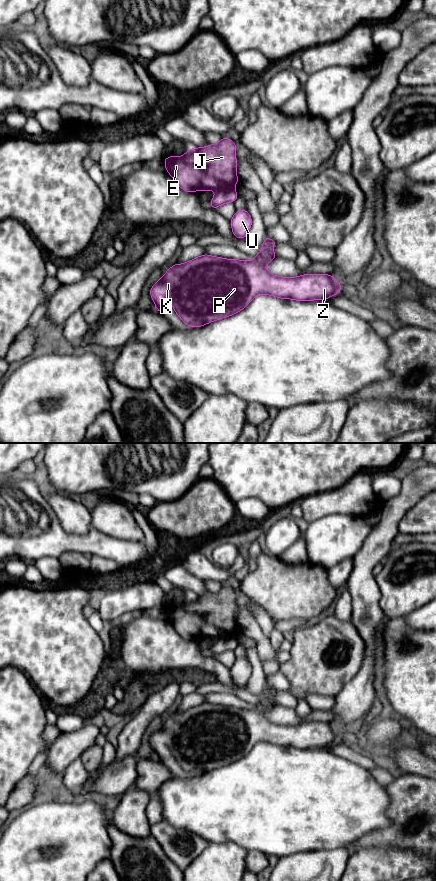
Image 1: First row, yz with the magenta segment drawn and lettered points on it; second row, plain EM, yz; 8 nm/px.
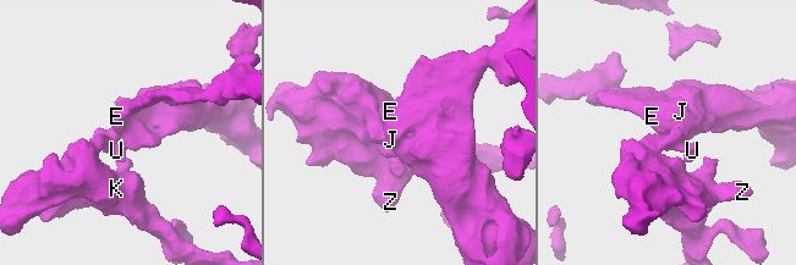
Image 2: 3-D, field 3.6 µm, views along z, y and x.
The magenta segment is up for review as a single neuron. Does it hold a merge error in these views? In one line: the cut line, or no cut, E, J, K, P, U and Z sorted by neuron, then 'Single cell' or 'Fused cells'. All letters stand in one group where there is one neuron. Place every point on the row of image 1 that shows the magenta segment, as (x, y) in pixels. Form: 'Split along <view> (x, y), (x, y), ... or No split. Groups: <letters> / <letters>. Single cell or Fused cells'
No split. Groups: E J K P U Z. Single cell

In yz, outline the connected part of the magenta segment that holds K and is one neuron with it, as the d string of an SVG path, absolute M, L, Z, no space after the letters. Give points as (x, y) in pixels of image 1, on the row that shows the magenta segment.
M266 236L262 243L262 251L254 256L253 261L203 254L182 265L177 262L150 289L155 308L158 311L162 308L162 304L158 302L158 293L162 292L182 321L194 328L242 311L260 294L281 299L312 301L325 300L342 291L342 285L334 276L328 274L304 274L298 277L279 277L271 274L266 269L266 264L278 258L272 250L277 243Z

